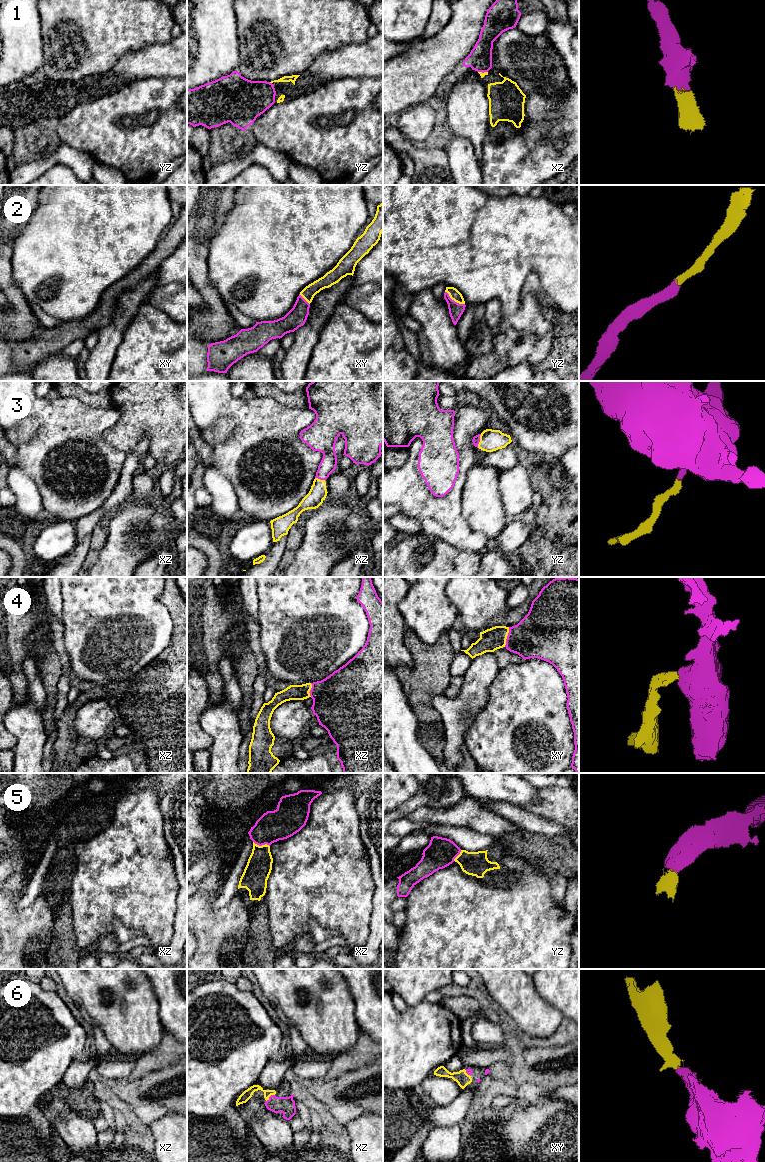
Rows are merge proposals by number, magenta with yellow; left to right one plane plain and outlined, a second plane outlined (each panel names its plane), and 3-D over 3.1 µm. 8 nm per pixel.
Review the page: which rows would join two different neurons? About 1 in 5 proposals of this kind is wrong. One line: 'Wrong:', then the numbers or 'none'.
Wrong: none

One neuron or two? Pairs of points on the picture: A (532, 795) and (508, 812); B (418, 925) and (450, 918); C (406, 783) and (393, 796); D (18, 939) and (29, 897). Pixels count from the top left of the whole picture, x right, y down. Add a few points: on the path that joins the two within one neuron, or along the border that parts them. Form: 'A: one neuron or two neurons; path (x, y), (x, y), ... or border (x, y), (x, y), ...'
A: two neurons; border (494, 800), (509, 802), (519, 806)
B: one neuron; path (426, 925), (442, 926)
C: one neuron; path (403, 786), (396, 793)
D: two neurons; border (41, 894), (27, 906), (17, 907)

